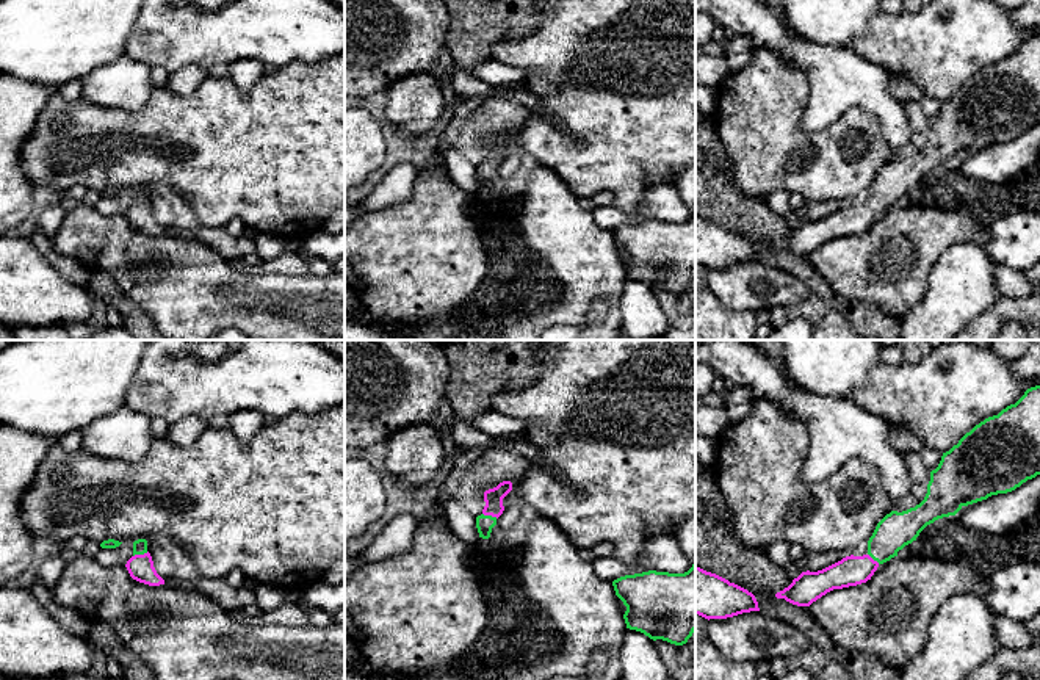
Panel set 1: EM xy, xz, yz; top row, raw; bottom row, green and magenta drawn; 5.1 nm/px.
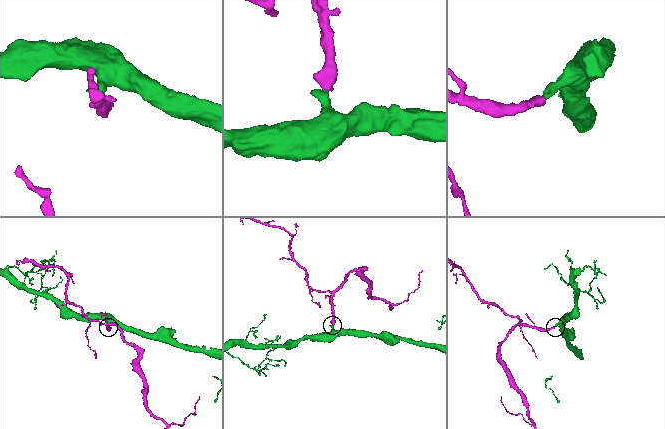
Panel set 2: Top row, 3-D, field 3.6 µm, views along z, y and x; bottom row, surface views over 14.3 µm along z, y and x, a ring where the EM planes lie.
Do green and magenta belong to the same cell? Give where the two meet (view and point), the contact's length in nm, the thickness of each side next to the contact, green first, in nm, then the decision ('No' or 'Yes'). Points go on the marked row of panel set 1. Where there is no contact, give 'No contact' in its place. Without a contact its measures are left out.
Touches green at xy (140, 553). Shared border 80 nm. Thickness 80 nm (green) against 130 nm. Yes

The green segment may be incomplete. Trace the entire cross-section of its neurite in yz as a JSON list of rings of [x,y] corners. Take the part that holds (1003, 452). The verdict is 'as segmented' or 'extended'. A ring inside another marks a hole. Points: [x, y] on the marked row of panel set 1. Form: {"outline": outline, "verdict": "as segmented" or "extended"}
{"outline": [[[1040,385],[1027,389],[1015,404],[976,425],[957,445],[943,453],[938,467],[930,472],[924,500],[907,511],[887,514],[869,537],[866,555],[850,555],[822,570],[802,572],[775,597],[797,606],[810,606],[833,589],[866,583],[880,564],[897,556],[897,552],[916,541],[927,525],[955,515],[963,506],[1012,492],[1037,475],[1040,475]]], "verdict": "extended"}

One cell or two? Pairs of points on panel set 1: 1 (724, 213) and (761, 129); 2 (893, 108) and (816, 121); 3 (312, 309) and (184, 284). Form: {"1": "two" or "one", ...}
{"1": "two", "2": "one", "3": "one"}

